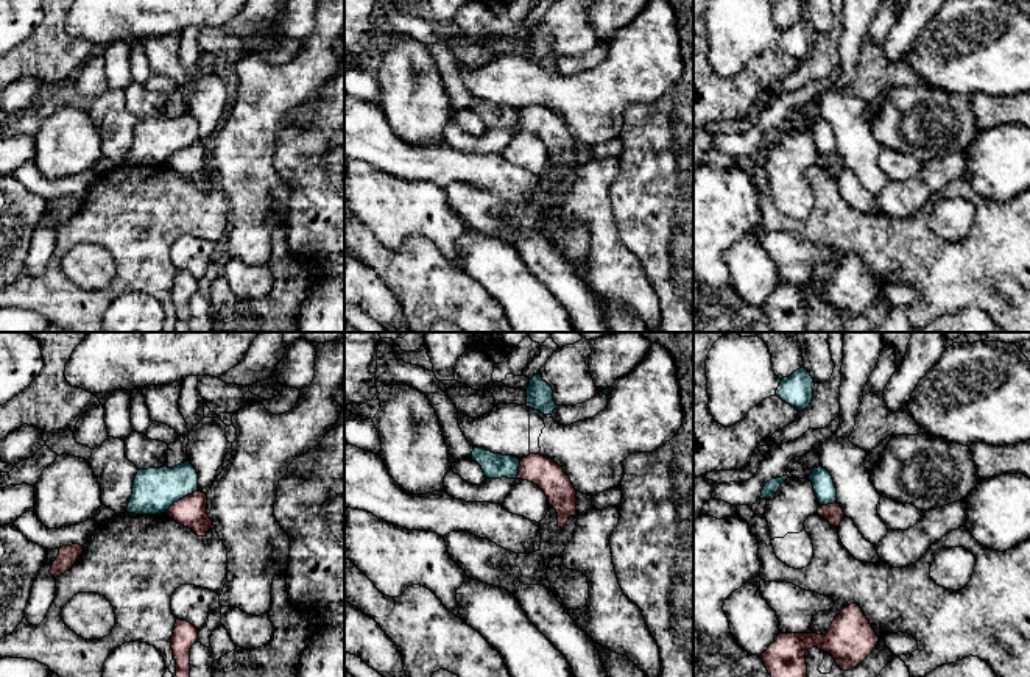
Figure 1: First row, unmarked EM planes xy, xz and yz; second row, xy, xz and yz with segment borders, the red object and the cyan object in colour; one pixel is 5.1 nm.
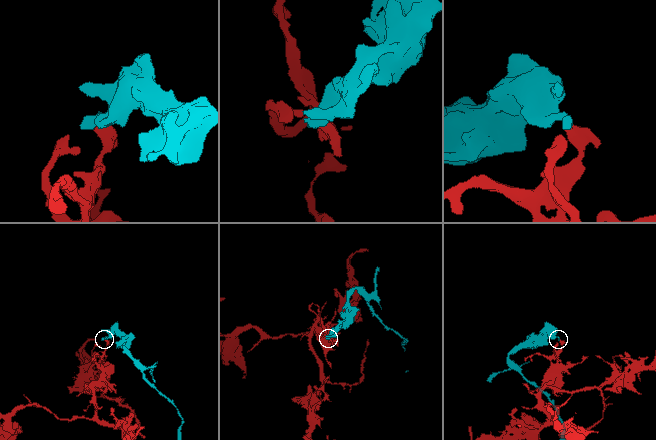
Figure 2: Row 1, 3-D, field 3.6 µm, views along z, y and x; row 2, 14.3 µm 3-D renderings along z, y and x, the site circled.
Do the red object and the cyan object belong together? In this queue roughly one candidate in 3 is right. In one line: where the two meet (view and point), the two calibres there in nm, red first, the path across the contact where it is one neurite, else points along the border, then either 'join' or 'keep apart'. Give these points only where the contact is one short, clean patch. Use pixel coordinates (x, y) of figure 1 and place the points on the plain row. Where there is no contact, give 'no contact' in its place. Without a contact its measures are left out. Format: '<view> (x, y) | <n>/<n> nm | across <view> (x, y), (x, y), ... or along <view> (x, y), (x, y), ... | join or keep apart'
xy (183, 148) | 160/240 nm | along xy (197, 141), (179, 148), (165, 163) | keep apart

